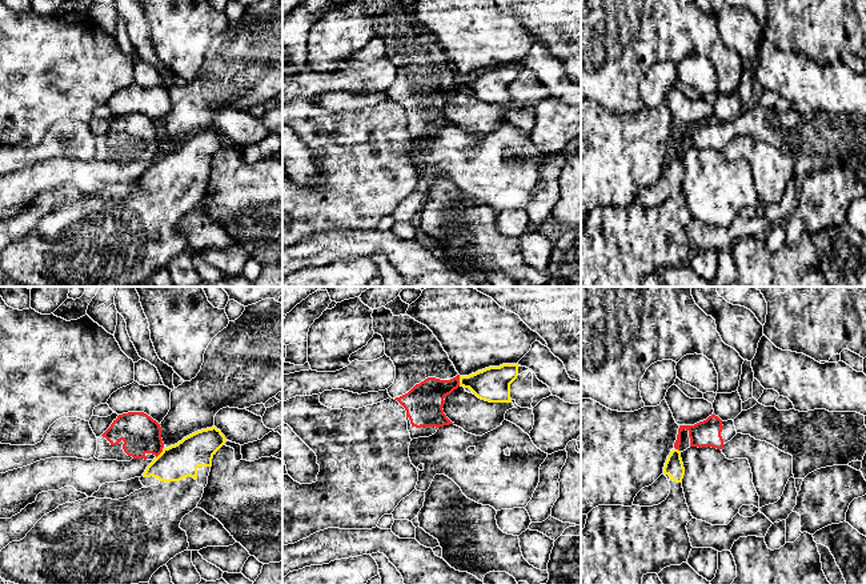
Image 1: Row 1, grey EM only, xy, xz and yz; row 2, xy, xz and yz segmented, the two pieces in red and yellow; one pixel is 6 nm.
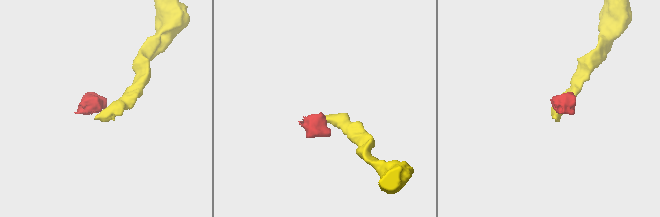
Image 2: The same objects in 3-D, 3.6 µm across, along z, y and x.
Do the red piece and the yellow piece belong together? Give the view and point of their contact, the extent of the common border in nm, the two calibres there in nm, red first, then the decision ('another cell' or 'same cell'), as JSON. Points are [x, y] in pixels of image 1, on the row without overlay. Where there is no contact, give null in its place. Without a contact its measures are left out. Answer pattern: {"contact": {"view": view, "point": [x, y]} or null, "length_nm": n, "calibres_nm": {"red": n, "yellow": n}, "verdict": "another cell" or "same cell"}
{"contact": {"view": "xz", "point": [458, 82]}, "length_nm": 60, "calibres_nm": {"red": 220, "yellow": 220}, "verdict": "another cell"}

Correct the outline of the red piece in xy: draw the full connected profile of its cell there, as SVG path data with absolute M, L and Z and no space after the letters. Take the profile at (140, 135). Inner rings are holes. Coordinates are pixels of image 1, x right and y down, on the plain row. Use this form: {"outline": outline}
{"outline": "M144 113L119 116L111 128L97 139L99 161L153 161L164 149L160 125Z"}

